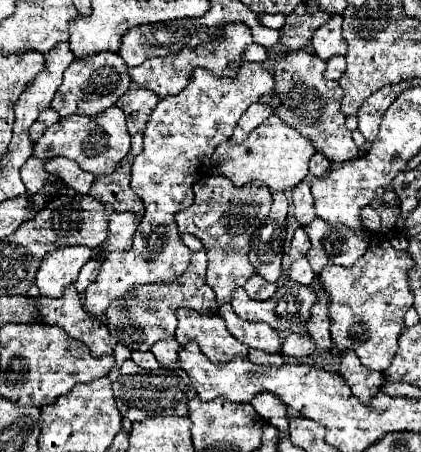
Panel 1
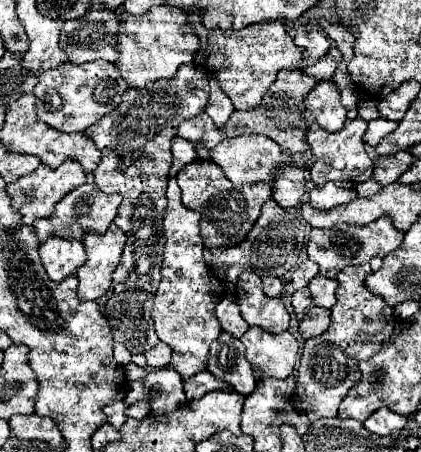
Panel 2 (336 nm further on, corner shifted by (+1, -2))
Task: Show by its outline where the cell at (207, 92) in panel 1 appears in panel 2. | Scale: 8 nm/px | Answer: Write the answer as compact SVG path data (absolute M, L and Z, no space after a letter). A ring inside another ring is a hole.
M175 136L173 138L173 164L169 168L169 176L175 176L185 164L189 164L193 160L197 160L195 144L191 140L185 140L185 138Z

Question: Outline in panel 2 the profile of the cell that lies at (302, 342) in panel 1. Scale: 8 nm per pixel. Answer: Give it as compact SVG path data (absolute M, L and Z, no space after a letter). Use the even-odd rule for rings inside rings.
M311 306L309 312L305 312L305 316L299 324L299 332L305 340L315 338L329 328L329 322L331 322L331 312L329 310L319 308L319 306Z

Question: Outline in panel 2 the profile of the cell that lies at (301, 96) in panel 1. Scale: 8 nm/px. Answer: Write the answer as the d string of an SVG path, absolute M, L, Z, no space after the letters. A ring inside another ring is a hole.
M197 12L189 14L189 20L193 22L197 36L201 40L199 48L199 64L215 72L221 90L229 96L235 110L253 110L261 104L263 94L269 90L269 86L275 82L279 70L299 68L299 62L305 62L305 50L297 48L293 44L293 38L287 34L283 22L261 22L251 24L249 28L241 30L205 30L201 24L201 18Z

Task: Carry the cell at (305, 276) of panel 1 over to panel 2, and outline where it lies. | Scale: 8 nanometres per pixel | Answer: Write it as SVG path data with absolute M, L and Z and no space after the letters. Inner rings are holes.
M305 286L305 288L297 290L297 292L291 296L291 304L293 304L295 314L303 314L303 312L307 312L309 306L311 306L311 292L309 292L309 288Z

